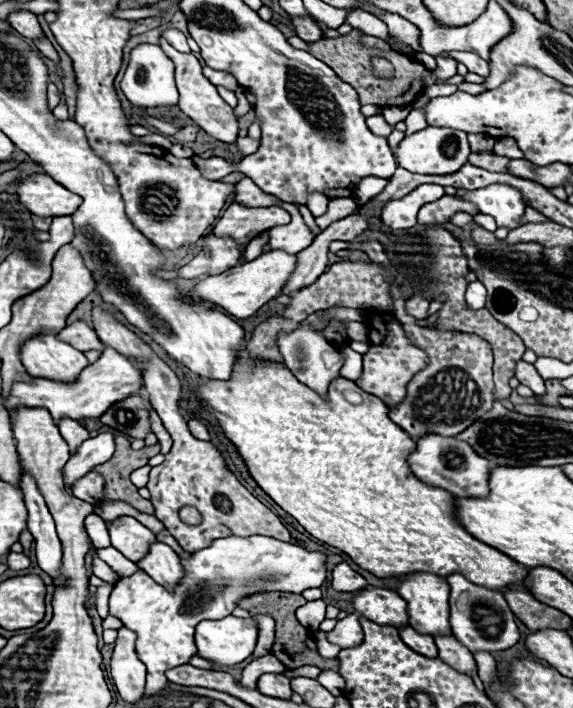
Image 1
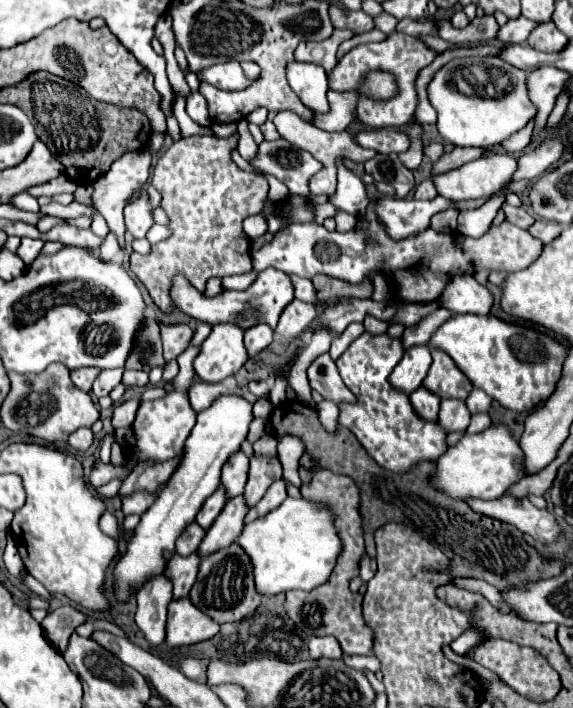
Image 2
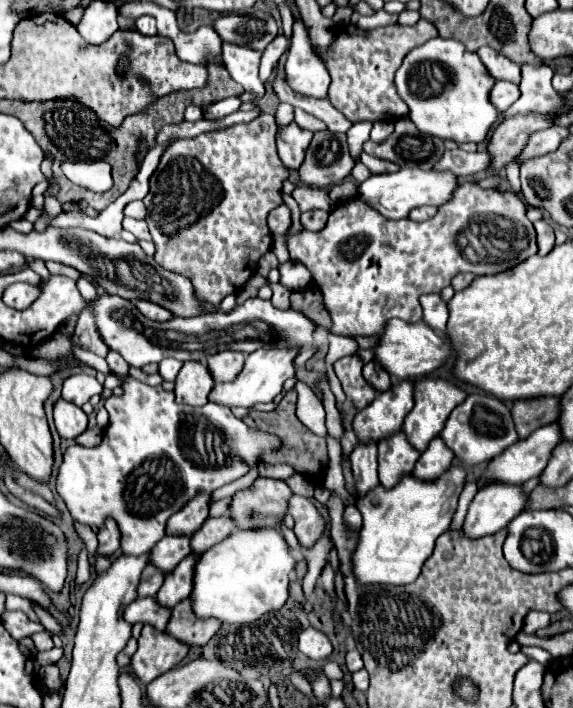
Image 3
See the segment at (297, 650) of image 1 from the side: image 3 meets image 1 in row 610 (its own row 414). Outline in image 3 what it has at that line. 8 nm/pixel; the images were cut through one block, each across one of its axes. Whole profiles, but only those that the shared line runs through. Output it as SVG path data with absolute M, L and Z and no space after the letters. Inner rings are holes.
M290 390L284 394L280 406L274 412L250 412L244 418L244 424L248 424L248 428L252 430L260 430L260 432L268 432L280 438L282 446L276 452L270 452L270 456L262 456L262 462L266 464L288 464L292 468L296 468L302 476L306 476L314 486L324 484L324 476L328 470L328 452L326 452L326 444L322 436L312 434L298 418L296 418L296 390Z

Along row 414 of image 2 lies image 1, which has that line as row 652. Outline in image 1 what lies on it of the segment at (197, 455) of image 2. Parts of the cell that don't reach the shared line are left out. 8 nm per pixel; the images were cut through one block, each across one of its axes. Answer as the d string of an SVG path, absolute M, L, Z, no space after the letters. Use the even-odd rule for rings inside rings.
M226 616L222 620L204 620L196 628L198 656L222 666L246 660L258 640L258 628L252 618Z

